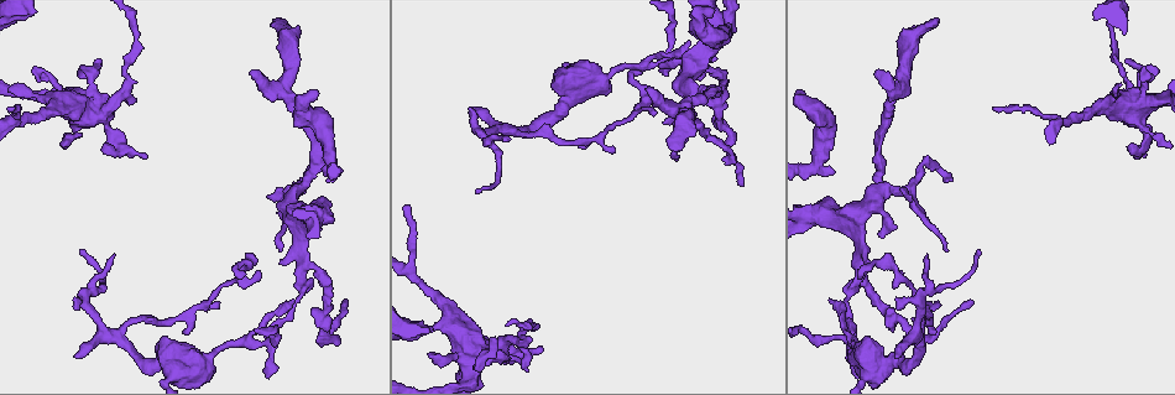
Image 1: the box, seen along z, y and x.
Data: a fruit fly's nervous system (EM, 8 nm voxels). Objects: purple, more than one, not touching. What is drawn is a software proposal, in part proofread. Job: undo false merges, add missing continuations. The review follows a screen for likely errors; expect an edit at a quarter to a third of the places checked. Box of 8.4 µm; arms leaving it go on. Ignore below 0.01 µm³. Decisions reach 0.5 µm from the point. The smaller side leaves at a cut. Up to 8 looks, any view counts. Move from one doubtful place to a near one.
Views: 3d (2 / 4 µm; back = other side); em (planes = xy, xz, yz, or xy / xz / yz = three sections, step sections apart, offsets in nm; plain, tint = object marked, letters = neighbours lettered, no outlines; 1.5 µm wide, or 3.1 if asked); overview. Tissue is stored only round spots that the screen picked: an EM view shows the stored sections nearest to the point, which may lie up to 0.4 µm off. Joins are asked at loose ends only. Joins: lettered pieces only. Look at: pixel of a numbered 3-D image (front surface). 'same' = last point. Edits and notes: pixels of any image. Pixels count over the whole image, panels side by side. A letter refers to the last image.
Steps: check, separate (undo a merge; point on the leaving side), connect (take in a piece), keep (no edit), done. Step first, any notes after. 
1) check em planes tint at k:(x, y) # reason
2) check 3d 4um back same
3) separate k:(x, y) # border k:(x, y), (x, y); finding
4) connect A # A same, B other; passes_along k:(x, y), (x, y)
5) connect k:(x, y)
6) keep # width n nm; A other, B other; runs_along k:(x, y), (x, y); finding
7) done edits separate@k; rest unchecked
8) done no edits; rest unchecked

check em planes letters at 1:(664, 63) # four arms meet

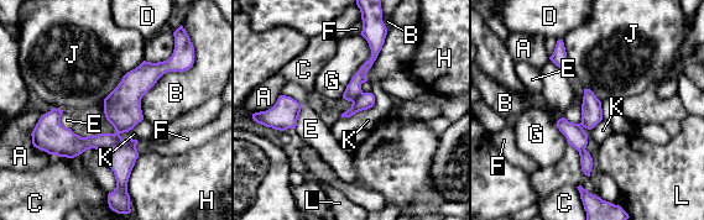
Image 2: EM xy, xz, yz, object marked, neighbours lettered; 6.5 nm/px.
separate 2:(353, 92) # width 130 nm; A other, B other, C other, D other, E other, F other, G other, H other, J other, K other, L other; part_leaving 2:(41, 122), (63, 142), (118, 140); a second neuron is stuck on

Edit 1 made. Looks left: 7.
check overview # redraw

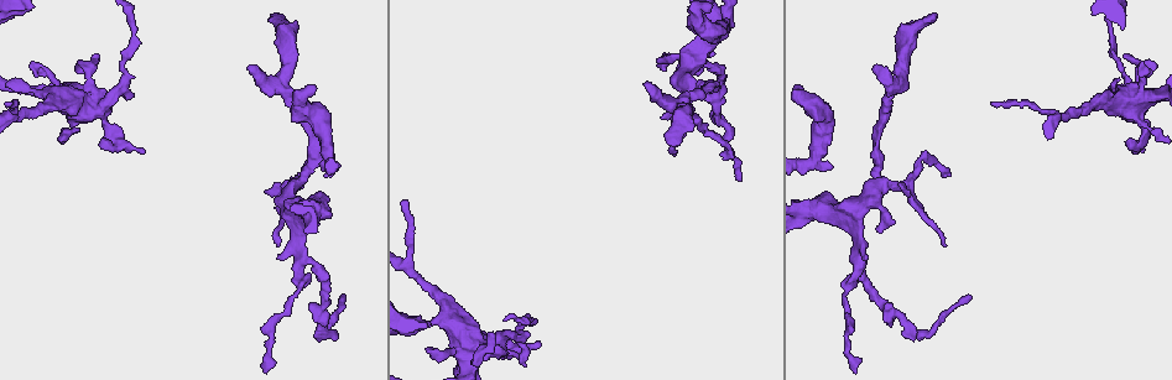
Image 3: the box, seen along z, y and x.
check em planes letters at 3:(524, 363) # an open end

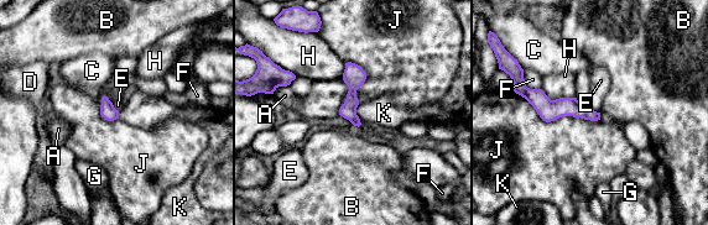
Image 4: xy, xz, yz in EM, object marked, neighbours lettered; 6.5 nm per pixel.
keep # A other, B other, C other, D other, E other, F other, G other, H other, J other, K other; runs_along 4:(521, 88), (546, 108), (597, 116); none of them fits

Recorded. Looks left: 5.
done edits separate@2; rest unchecked

